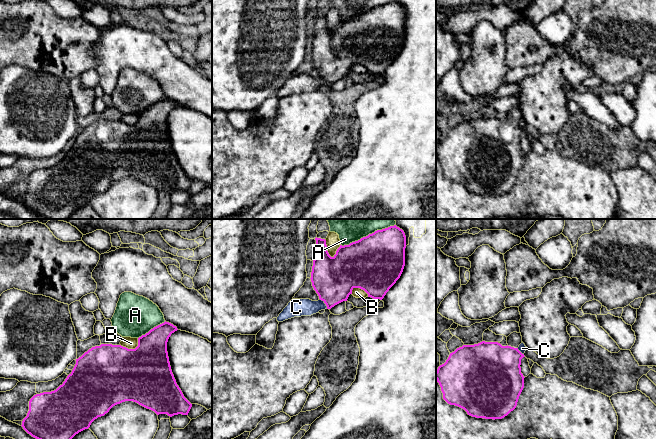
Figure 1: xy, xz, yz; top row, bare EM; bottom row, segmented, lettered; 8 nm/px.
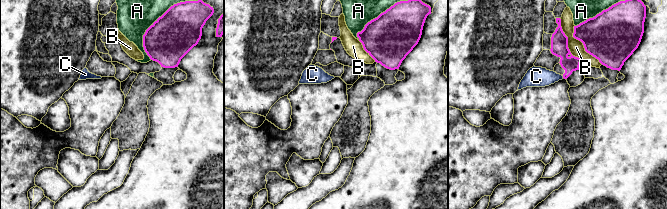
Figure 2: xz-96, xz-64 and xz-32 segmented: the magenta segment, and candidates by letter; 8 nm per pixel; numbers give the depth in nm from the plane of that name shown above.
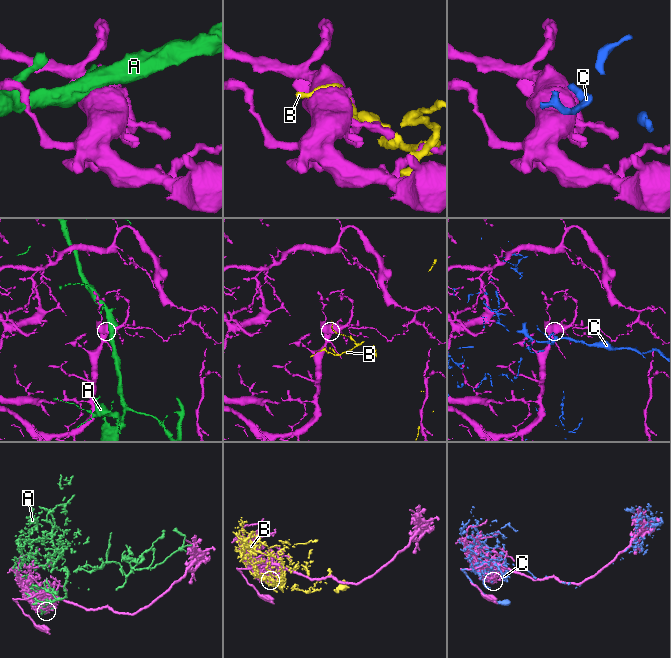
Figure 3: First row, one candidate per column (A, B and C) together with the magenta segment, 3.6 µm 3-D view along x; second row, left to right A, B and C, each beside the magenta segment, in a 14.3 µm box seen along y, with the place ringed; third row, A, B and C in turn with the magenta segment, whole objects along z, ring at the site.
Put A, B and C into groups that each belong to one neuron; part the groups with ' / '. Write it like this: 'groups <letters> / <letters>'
groups A / B / C

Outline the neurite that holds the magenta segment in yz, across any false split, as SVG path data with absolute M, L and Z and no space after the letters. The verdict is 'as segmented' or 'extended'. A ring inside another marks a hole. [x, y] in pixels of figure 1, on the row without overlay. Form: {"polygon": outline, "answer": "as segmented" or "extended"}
{"polygon": "M513 108L507 113L507 122L482 117L463 121L450 129L446 138L436 147L443 175L450 181L464 185L472 193L495 196L507 192L516 184L524 164L525 153L520 141L525 132L518 126L521 119L521 109Z", "answer": "extended"}

